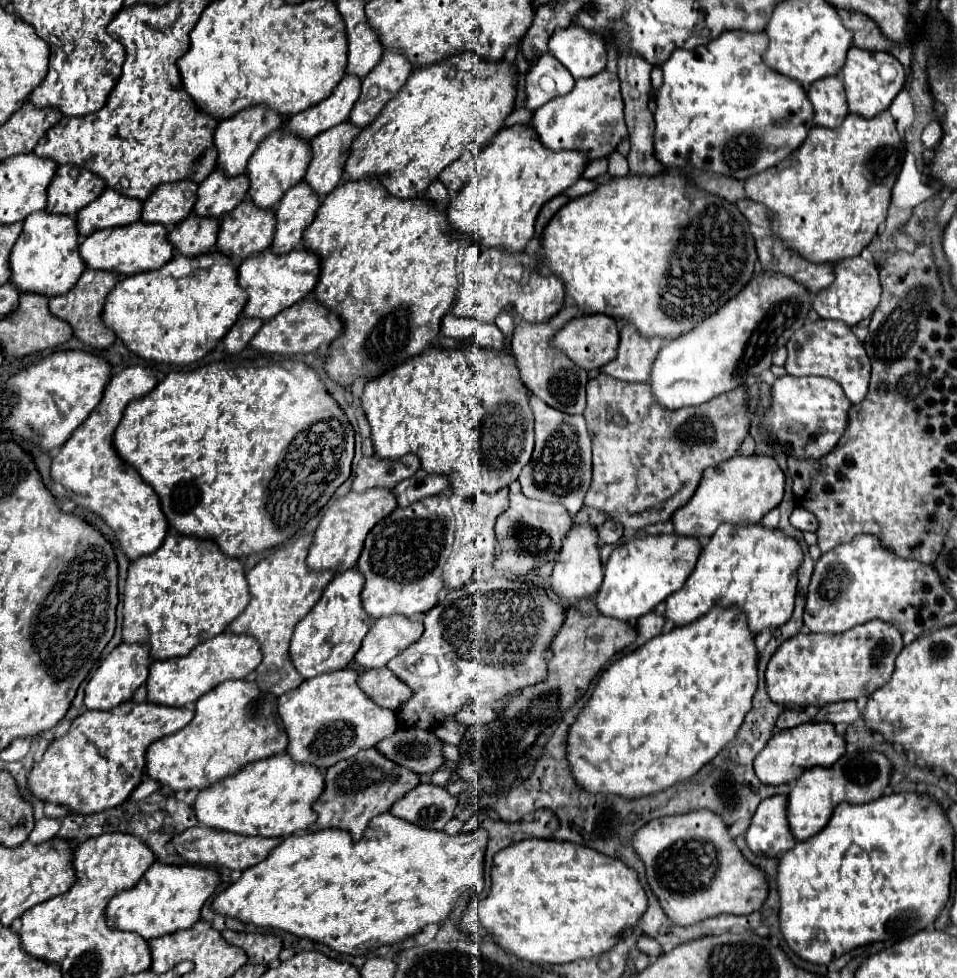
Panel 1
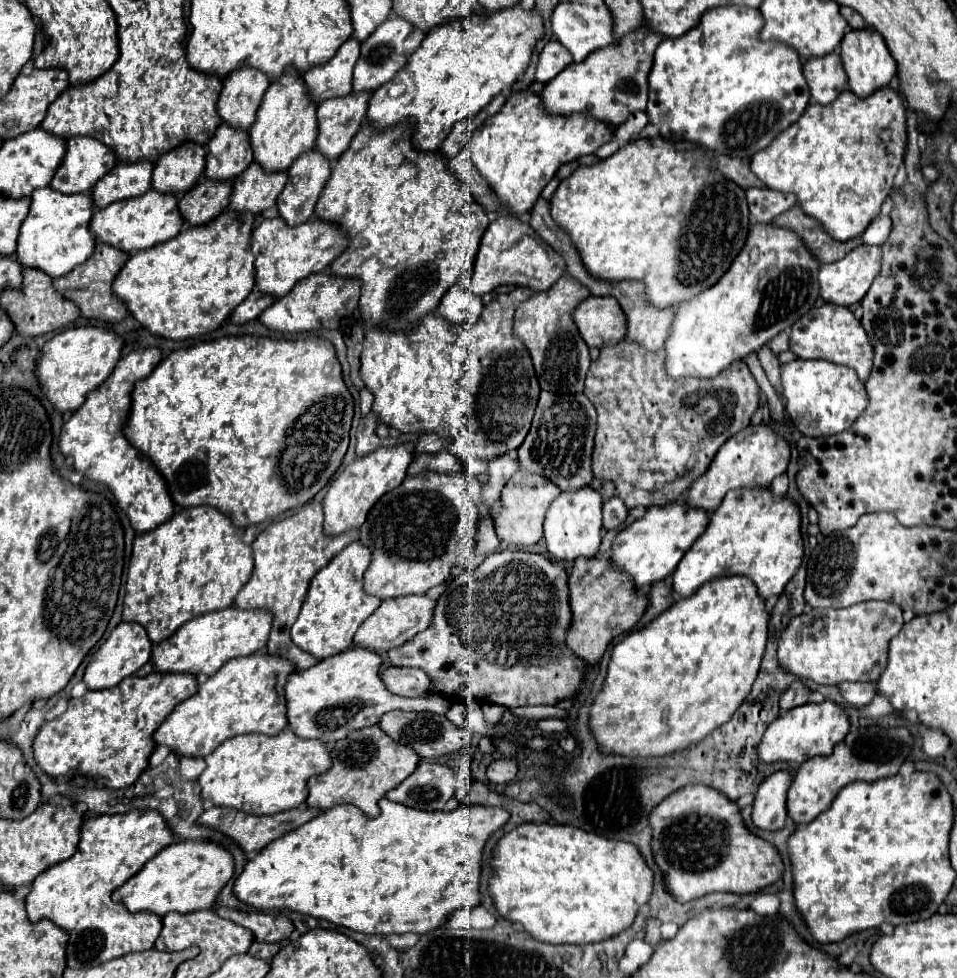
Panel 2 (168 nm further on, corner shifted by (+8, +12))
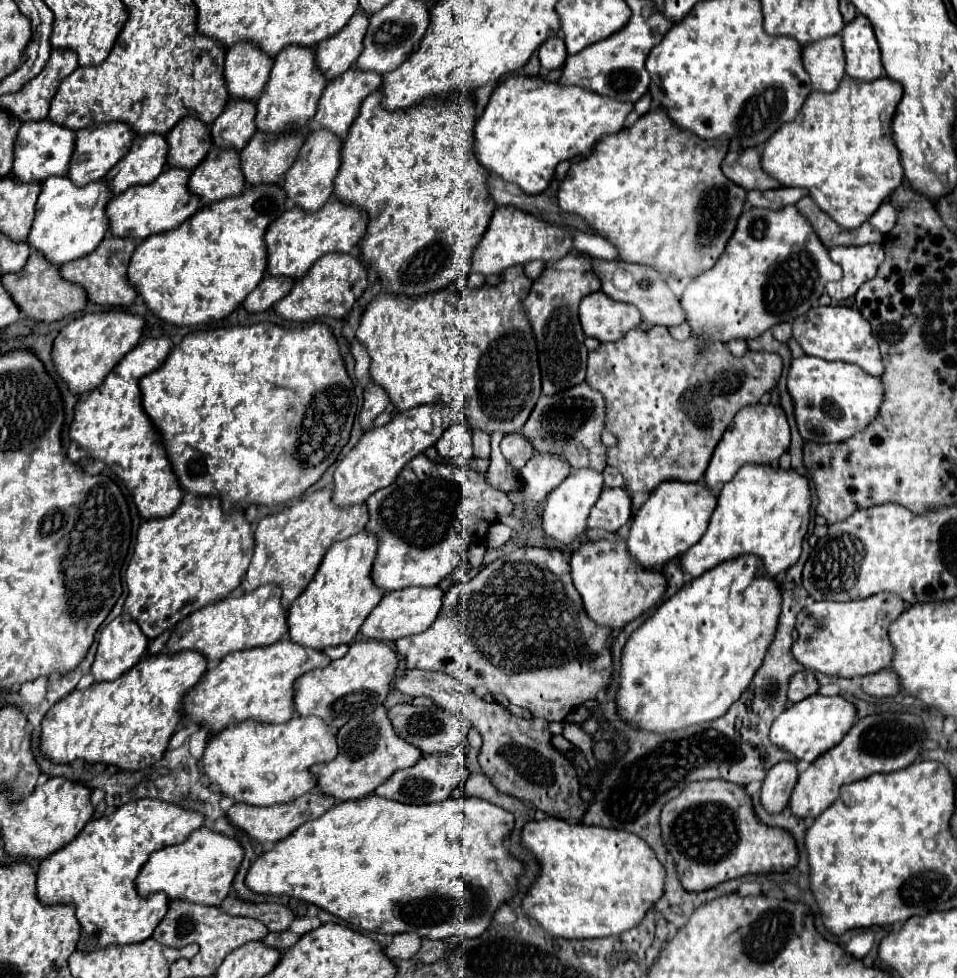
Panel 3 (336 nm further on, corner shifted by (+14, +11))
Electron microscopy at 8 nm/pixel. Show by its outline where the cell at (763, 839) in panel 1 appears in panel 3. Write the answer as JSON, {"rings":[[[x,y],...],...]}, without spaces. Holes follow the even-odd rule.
{"rings":[[[779,762],[767,772],[761,788],[761,804],[767,812],[781,812],[789,804],[797,776],[799,772],[795,762]]]}

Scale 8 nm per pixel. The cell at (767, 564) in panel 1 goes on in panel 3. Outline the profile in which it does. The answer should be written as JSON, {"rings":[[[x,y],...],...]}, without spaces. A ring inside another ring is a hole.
{"rings":[[[745,464],[745,468],[741,468],[741,472],[737,472],[737,476],[733,476],[733,480],[729,480],[729,484],[725,484],[725,488],[719,494],[719,504],[711,516],[709,528],[703,534],[703,538],[693,544],[683,556],[681,556],[681,568],[685,572],[685,578],[697,578],[701,576],[705,570],[731,560],[739,554],[757,554],[763,558],[767,574],[777,576],[781,570],[791,568],[799,554],[801,554],[801,544],[803,538],[807,534],[809,528],[809,510],[811,510],[811,490],[809,490],[809,480],[801,474],[797,474],[795,470],[781,470],[779,466],[769,466],[769,464]]]}

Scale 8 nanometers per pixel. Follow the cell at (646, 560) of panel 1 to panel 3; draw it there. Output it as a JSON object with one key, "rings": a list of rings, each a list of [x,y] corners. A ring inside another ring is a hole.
{"rings":[[[665,480],[657,492],[651,492],[647,502],[639,508],[633,520],[633,528],[627,538],[633,558],[649,570],[659,570],[669,560],[687,552],[689,546],[699,542],[705,534],[709,518],[717,506],[717,494],[709,492],[703,482],[681,484],[681,480]]]}

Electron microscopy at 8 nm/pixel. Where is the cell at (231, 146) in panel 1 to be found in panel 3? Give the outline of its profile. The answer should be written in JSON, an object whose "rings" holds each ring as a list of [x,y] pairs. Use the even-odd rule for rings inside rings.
{"rings":[[[233,44],[225,54],[225,80],[231,98],[257,100],[269,80],[273,60],[253,44]]]}

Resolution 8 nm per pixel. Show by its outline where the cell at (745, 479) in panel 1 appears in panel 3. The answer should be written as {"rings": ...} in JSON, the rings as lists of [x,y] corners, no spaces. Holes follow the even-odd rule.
{"rings":[[[753,404],[745,406],[737,412],[733,424],[725,430],[725,436],[719,440],[709,468],[705,472],[705,484],[715,492],[721,490],[725,482],[729,482],[735,472],[751,462],[751,464],[777,464],[779,456],[789,448],[789,422],[781,406],[773,404]]]}

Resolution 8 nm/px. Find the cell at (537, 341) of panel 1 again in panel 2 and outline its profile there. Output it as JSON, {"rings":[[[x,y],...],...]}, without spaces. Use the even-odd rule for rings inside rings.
{"rings":[[[561,277],[555,283],[555,287],[543,293],[533,293],[515,311],[513,335],[517,335],[517,339],[523,345],[527,345],[527,351],[531,355],[543,391],[551,391],[557,395],[573,395],[583,391],[583,381],[591,361],[589,361],[589,349],[585,341],[579,337],[571,313],[587,297],[589,291],[585,285],[581,285],[573,277]]]}

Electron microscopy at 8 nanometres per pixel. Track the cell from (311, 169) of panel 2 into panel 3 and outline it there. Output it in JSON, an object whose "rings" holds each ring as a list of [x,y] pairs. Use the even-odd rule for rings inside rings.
{"rings":[[[317,128],[309,134],[307,142],[299,150],[297,160],[293,162],[293,168],[289,168],[289,172],[285,174],[285,184],[283,184],[287,196],[297,206],[301,206],[307,212],[315,212],[317,208],[321,208],[331,198],[333,178],[337,176],[337,170],[341,164],[339,150],[341,150],[341,140],[337,140],[333,132],[329,132],[325,128]]]}

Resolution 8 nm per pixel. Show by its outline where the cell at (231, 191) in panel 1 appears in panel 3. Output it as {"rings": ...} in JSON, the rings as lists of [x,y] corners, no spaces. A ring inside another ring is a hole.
{"rings":[[[229,100],[223,114],[211,124],[215,146],[235,150],[245,148],[249,138],[257,132],[255,114],[255,104],[245,104],[245,100]]]}

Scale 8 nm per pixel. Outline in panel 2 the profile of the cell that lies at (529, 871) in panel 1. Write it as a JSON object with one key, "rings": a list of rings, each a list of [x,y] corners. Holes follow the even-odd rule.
{"rings":[[[523,823],[517,829],[505,833],[497,841],[497,845],[495,845],[493,853],[491,853],[491,877],[489,877],[487,889],[489,889],[491,901],[493,901],[495,909],[497,909],[497,913],[503,919],[509,919],[517,929],[527,931],[533,939],[537,939],[541,943],[553,943],[553,945],[589,945],[589,943],[597,943],[597,941],[609,939],[613,935],[621,933],[623,929],[627,929],[633,923],[633,919],[637,915],[637,909],[649,901],[649,895],[653,891],[653,871],[645,865],[639,849],[635,849],[635,845],[631,845],[631,843],[623,843],[623,841],[591,835],[591,833],[583,831],[583,829],[575,829],[575,827],[569,827],[569,825]]]}

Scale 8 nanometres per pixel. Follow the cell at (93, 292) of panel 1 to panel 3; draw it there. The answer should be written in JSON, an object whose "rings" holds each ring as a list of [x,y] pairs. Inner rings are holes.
{"rings":[[[109,236],[99,244],[99,248],[93,254],[61,266],[61,276],[69,282],[81,284],[87,290],[89,300],[95,304],[129,306],[137,296],[135,288],[129,284],[129,278],[127,278],[127,266],[129,266],[129,260],[131,260],[135,248],[137,248],[137,240],[125,240],[125,238]]]}

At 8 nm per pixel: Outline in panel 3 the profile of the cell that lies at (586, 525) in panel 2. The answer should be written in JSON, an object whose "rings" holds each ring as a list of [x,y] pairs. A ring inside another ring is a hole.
{"rings":[[[579,468],[577,472],[571,470],[571,474],[547,496],[545,510],[543,510],[545,536],[549,536],[551,540],[557,540],[565,546],[579,540],[579,536],[587,528],[585,524],[587,524],[589,510],[597,502],[601,488],[603,488],[603,474],[601,472],[593,472],[593,468]]]}

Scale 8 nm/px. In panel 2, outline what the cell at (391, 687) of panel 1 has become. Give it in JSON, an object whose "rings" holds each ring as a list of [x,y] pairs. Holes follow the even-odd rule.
{"rings":[[[387,667],[379,673],[385,687],[401,697],[423,697],[429,695],[429,679],[421,669],[399,669]]]}

